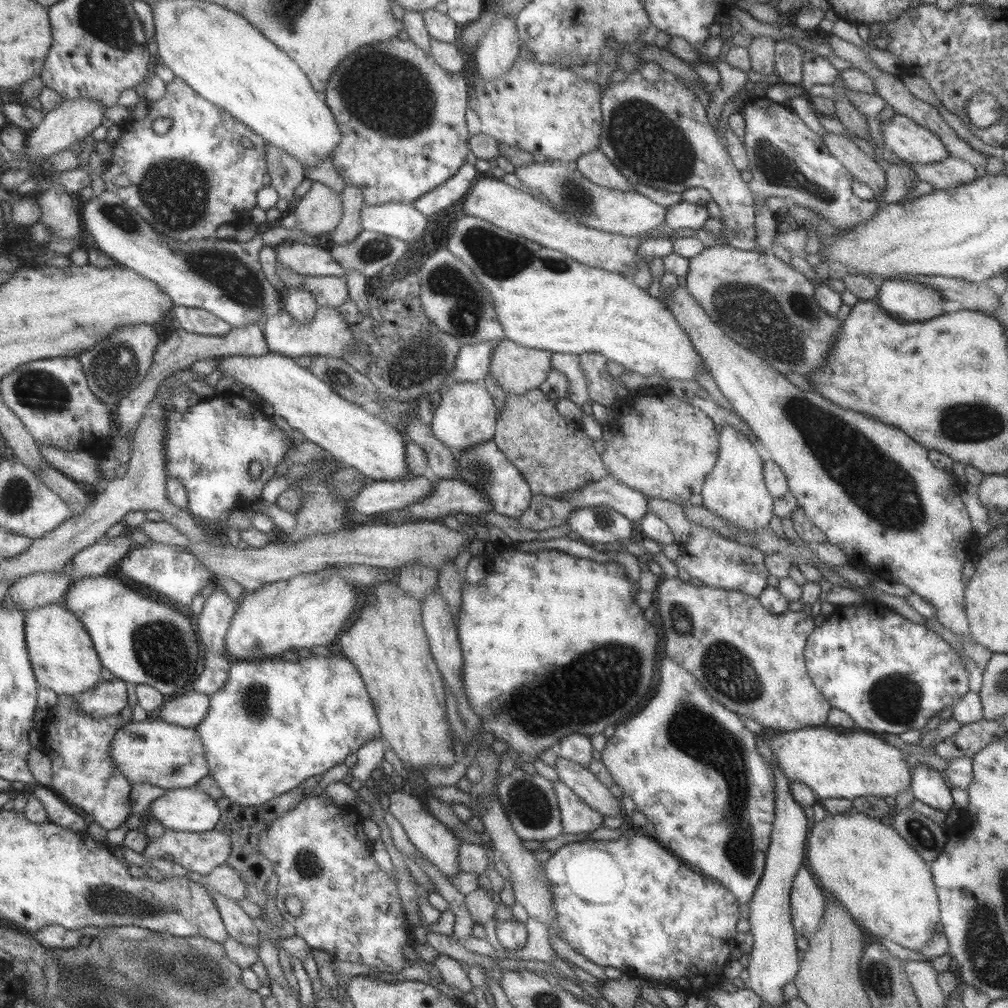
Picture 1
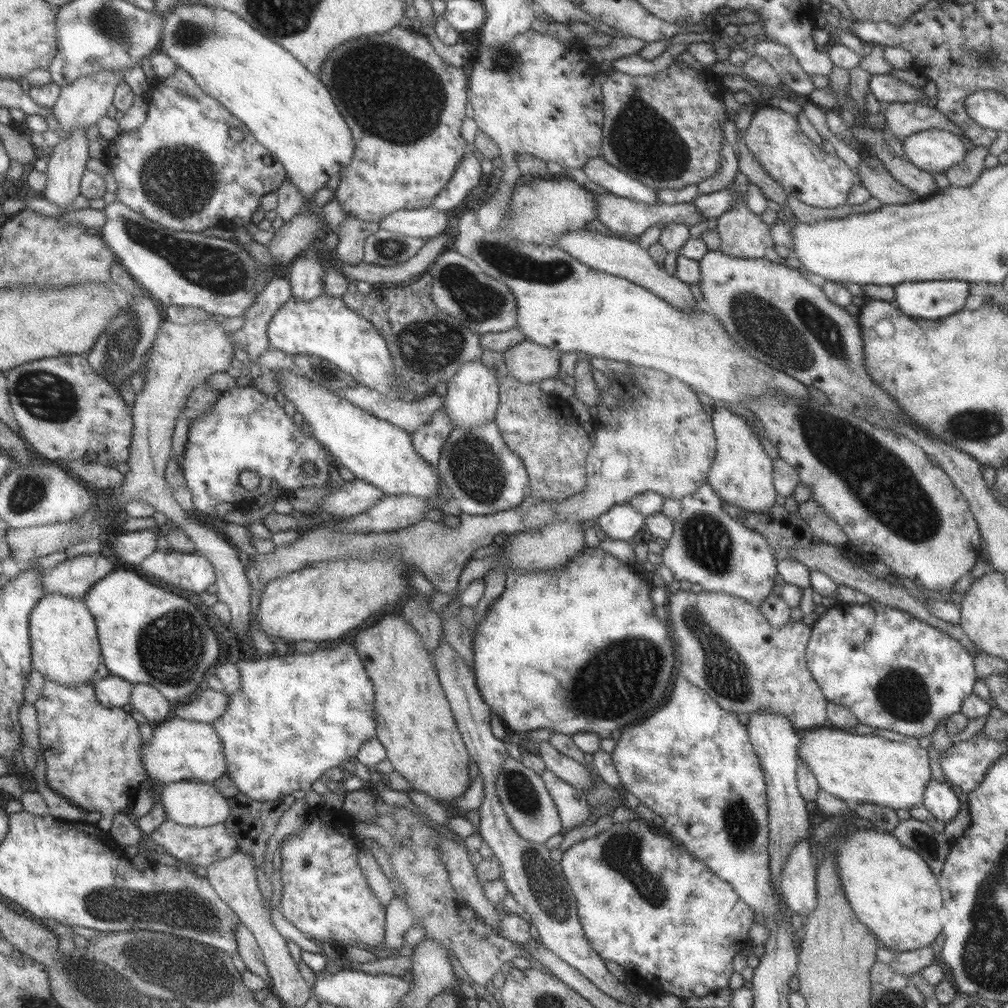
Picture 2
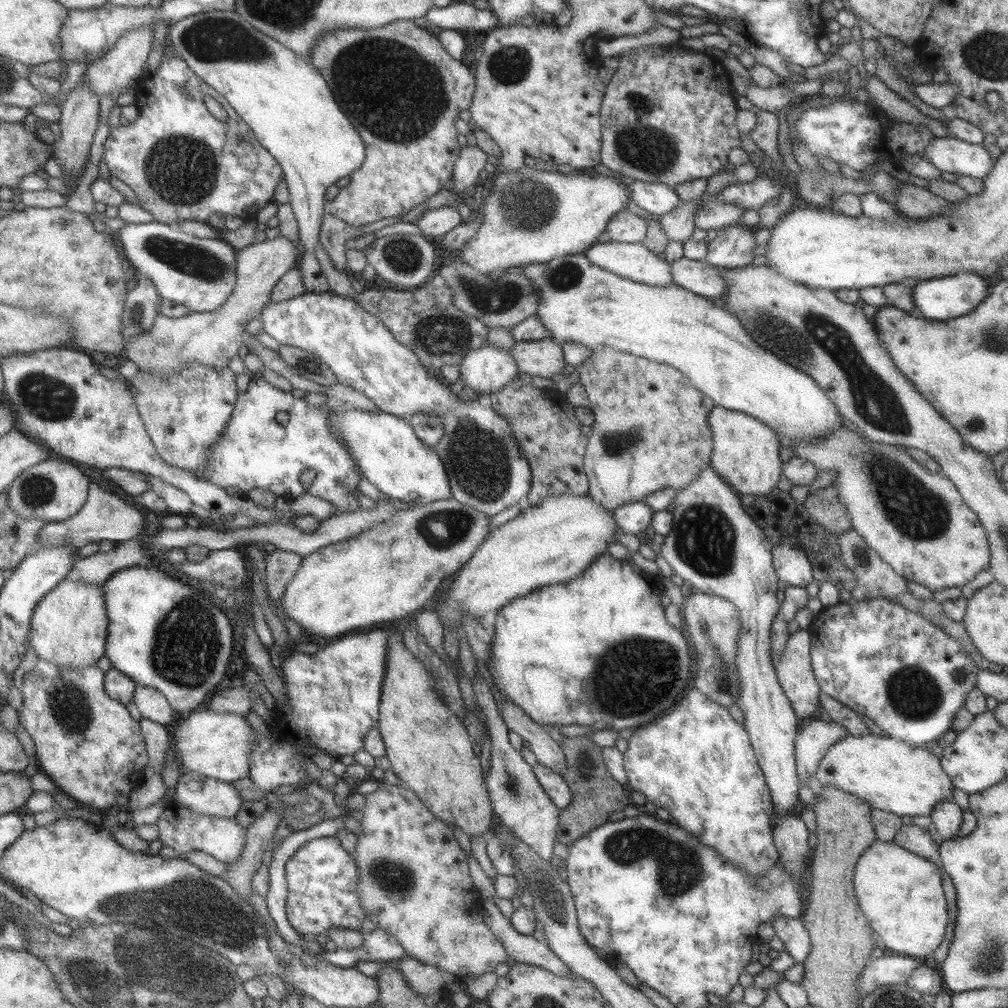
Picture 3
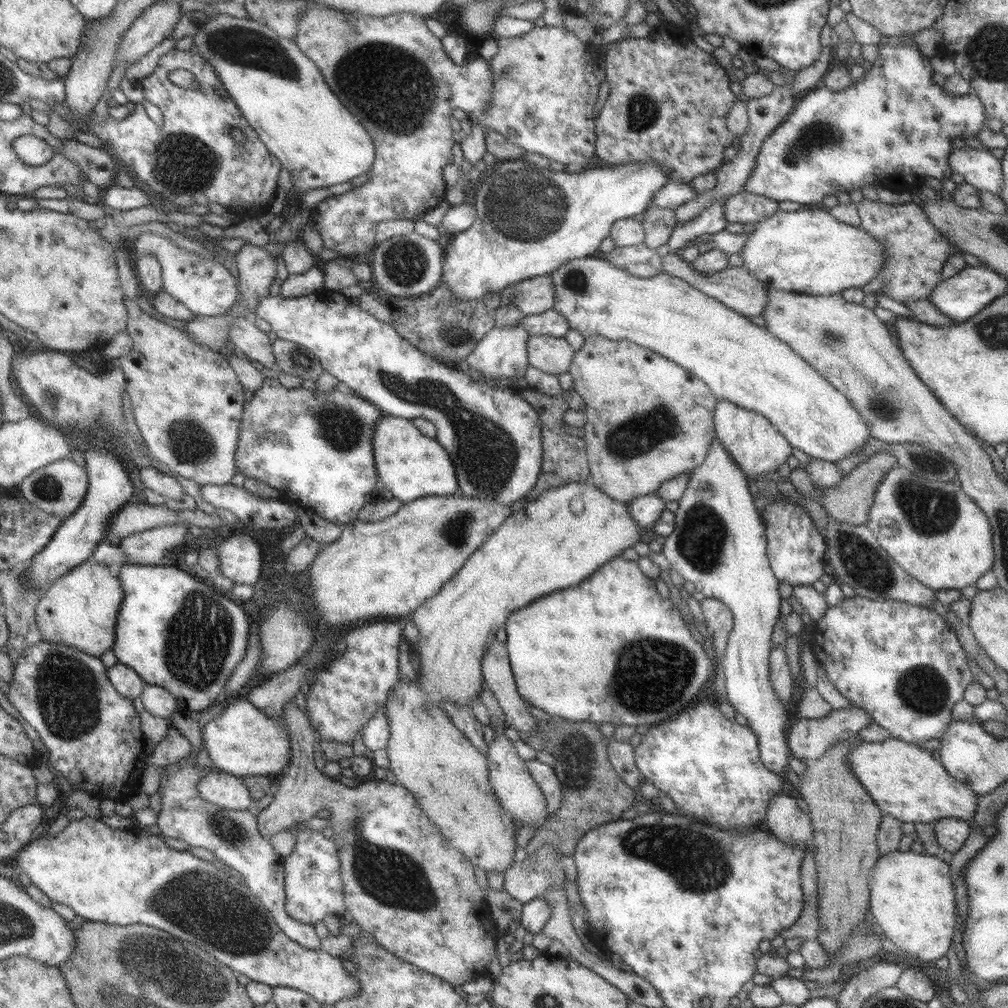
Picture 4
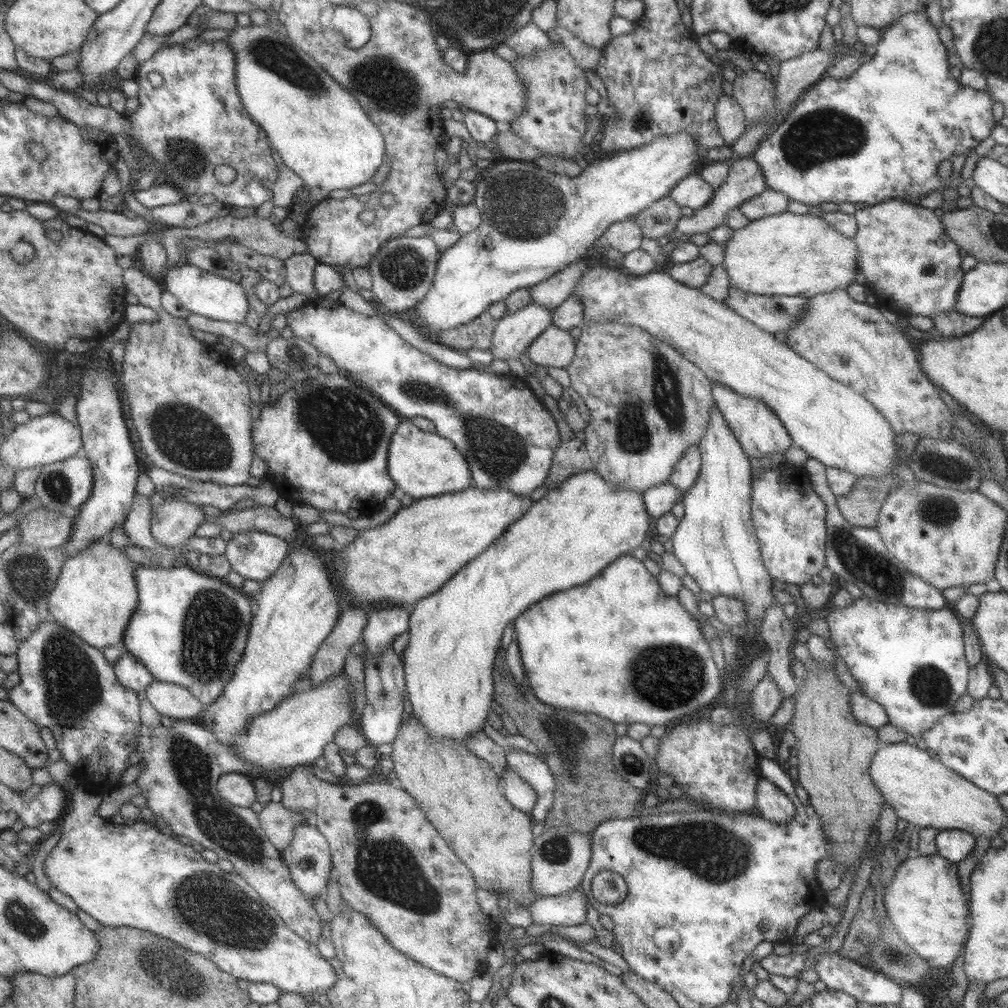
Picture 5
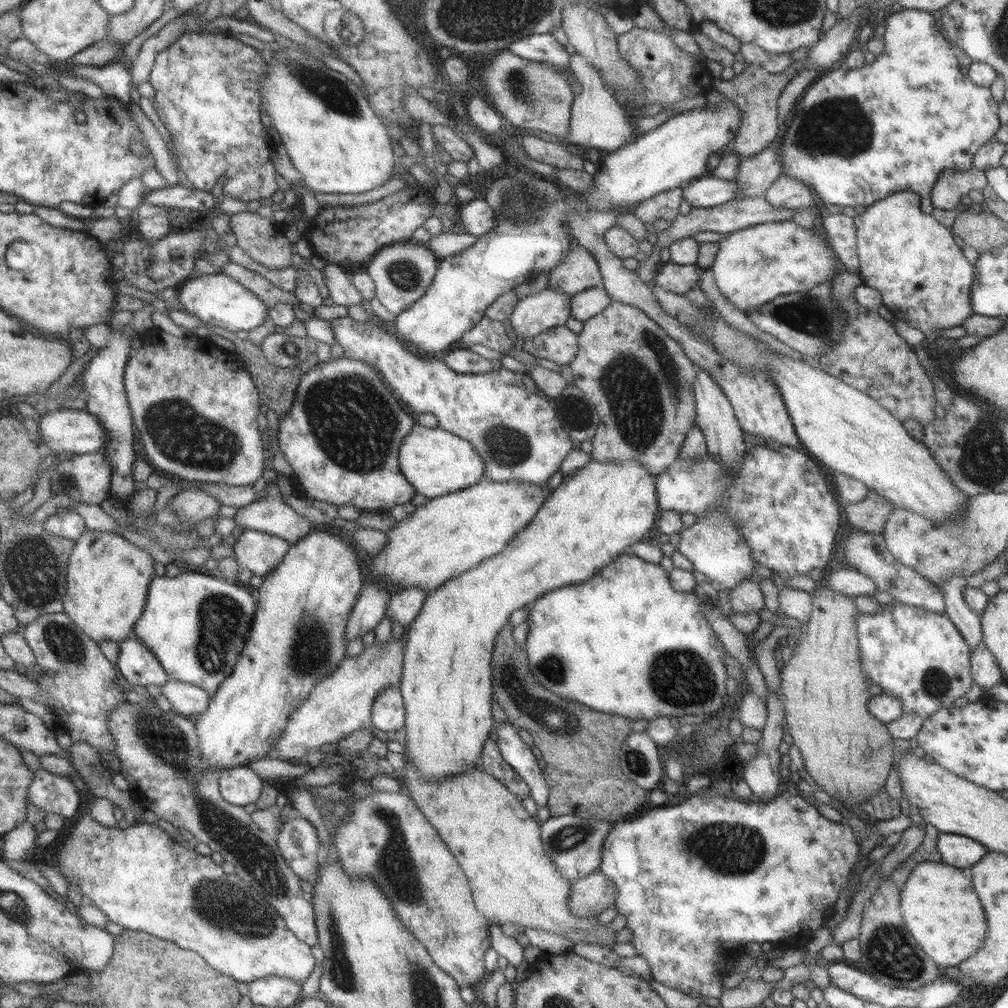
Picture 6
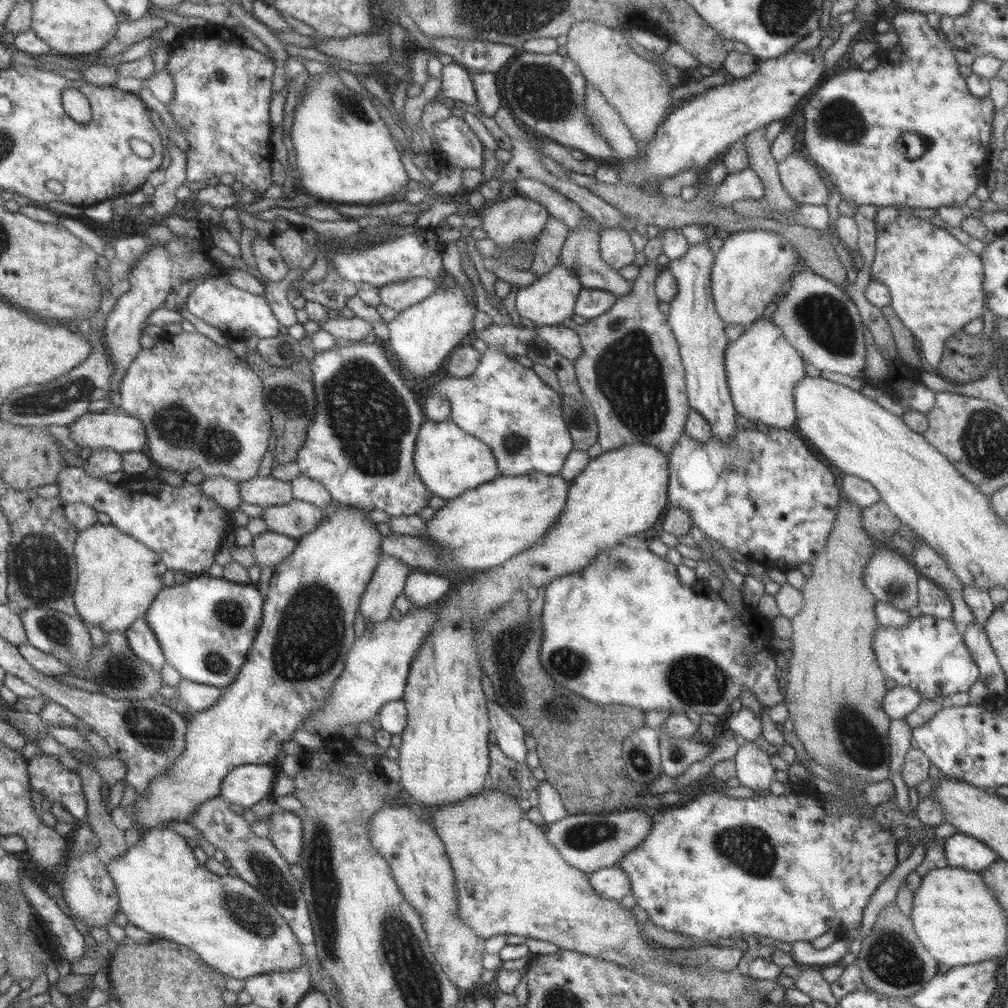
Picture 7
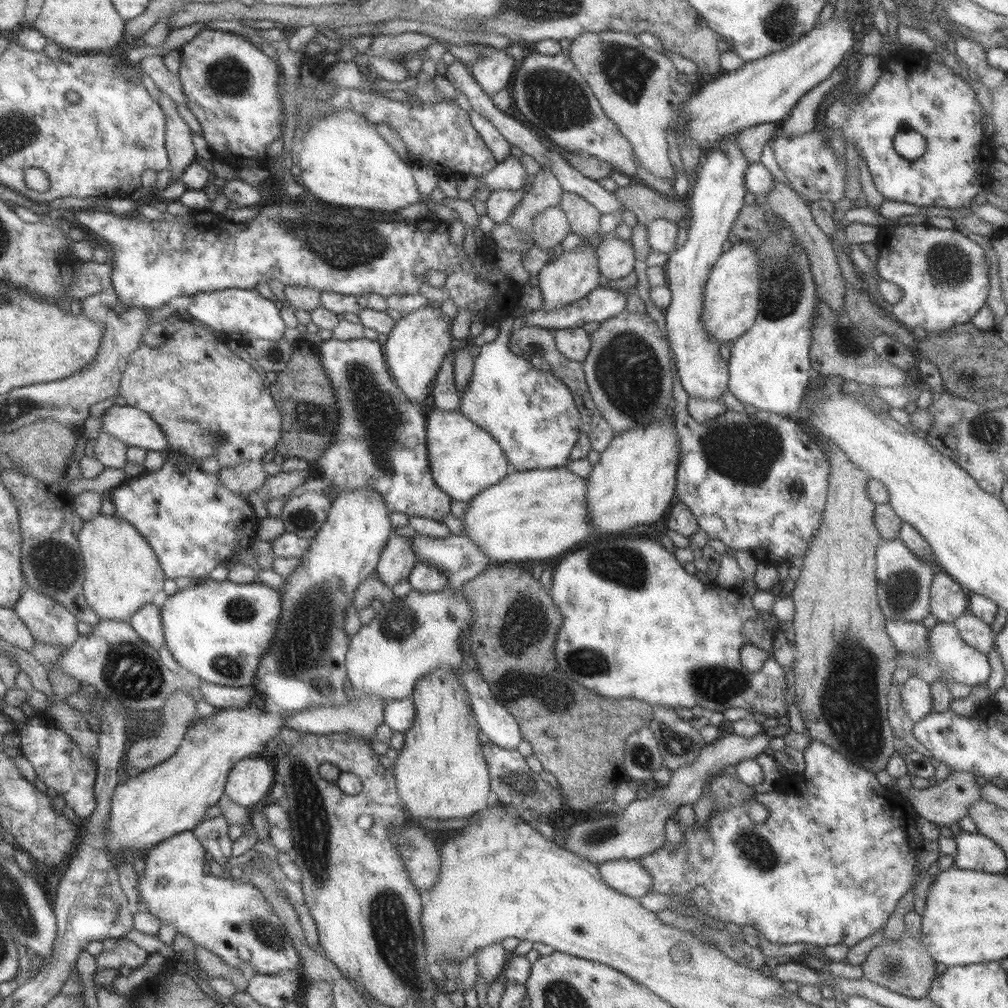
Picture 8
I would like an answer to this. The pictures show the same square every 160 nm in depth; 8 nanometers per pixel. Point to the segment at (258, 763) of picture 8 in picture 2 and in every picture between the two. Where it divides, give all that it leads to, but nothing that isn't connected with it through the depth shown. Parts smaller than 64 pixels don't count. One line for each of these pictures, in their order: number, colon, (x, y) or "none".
2: (190, 804)
3: (203, 795)
4: (223, 790)
5: (235, 788)
6: (239, 786)
7: (245, 785)

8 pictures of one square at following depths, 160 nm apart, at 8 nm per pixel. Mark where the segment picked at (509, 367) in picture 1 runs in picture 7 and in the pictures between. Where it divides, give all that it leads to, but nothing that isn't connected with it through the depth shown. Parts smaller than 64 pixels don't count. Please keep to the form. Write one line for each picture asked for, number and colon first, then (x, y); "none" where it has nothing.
2: (527, 362)
3: (543, 358)
4: (551, 355)
5: (554, 347)
6: (558, 344)
7: (563, 340)

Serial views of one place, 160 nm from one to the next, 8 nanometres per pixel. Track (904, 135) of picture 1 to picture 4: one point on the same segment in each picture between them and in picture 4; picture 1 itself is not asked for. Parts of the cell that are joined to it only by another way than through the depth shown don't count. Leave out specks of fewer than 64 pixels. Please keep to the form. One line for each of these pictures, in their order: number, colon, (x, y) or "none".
2: (933, 150)
3: (948, 154)
4: (979, 168)

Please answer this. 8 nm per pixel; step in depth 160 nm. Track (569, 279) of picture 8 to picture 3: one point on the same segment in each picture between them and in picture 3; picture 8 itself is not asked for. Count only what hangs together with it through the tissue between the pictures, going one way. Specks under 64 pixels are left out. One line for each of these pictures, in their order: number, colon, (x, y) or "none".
3: (485, 370)
4: (501, 353)
5: (513, 333)
6: (532, 315)
7: (550, 300)

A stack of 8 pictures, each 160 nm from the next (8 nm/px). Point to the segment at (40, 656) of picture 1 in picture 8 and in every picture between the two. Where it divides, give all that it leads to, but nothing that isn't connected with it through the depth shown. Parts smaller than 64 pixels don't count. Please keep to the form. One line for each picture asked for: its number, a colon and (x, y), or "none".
2: (64, 648)
3: (68, 627)
4: (78, 609)
5: (94, 595)
6: (104, 595)
7: (117, 577)
8: (121, 573)

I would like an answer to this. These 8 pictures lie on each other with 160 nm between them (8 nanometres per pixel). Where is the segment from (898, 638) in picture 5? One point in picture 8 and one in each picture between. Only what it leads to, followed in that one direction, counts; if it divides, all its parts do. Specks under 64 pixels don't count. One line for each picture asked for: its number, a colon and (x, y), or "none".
6: (918, 657)
7: (927, 654)
8: (948, 658)

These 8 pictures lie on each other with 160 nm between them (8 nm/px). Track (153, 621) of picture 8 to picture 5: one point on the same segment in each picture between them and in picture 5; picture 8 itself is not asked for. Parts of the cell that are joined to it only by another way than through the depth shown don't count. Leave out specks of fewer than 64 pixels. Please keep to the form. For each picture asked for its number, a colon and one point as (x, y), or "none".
5: (131, 674)
6: (135, 664)
7: (139, 637)

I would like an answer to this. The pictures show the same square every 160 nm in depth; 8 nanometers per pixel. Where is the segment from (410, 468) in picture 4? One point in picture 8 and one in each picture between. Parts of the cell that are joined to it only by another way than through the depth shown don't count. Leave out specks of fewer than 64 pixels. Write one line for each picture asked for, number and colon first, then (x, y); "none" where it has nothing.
5: (421, 464)
6: (434, 462)
7: (448, 461)
8: (463, 459)

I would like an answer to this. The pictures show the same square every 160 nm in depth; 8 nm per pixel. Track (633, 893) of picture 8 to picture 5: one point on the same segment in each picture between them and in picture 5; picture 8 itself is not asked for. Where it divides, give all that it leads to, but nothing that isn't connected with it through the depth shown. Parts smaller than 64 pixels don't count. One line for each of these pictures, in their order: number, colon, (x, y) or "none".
5: (567, 909)
6: (589, 895)
7: (611, 883)

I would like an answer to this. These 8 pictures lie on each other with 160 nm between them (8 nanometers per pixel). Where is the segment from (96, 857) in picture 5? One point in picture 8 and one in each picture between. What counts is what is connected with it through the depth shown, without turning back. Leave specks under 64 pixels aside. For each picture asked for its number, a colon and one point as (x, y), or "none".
6: (139, 877)
7: (161, 889)
8: (231, 918)

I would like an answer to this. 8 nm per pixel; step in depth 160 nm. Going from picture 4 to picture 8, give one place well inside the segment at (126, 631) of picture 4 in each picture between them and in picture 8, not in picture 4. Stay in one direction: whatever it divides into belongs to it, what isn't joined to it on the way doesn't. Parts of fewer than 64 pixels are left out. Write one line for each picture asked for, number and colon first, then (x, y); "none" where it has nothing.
5: (189, 629)
6: (195, 624)
7: (204, 626)
8: (217, 630)

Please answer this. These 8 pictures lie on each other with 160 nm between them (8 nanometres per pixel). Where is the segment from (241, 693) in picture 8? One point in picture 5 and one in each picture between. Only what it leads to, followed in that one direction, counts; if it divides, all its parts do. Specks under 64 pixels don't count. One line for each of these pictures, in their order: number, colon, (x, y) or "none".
5: (175, 702)
6: (184, 699)
7: (197, 697)

